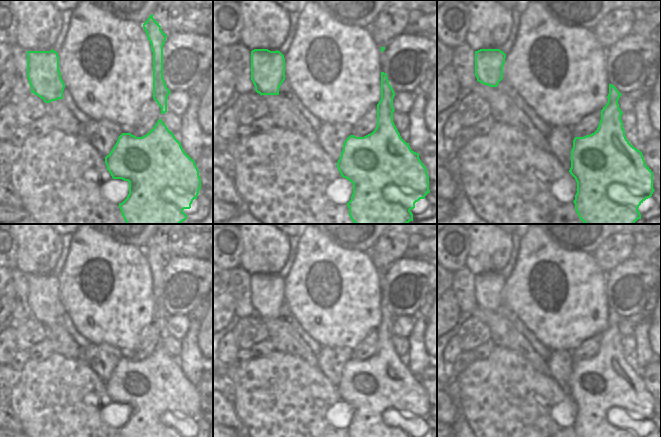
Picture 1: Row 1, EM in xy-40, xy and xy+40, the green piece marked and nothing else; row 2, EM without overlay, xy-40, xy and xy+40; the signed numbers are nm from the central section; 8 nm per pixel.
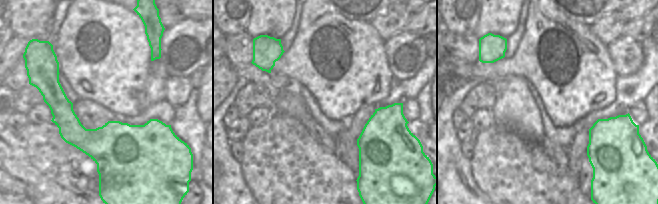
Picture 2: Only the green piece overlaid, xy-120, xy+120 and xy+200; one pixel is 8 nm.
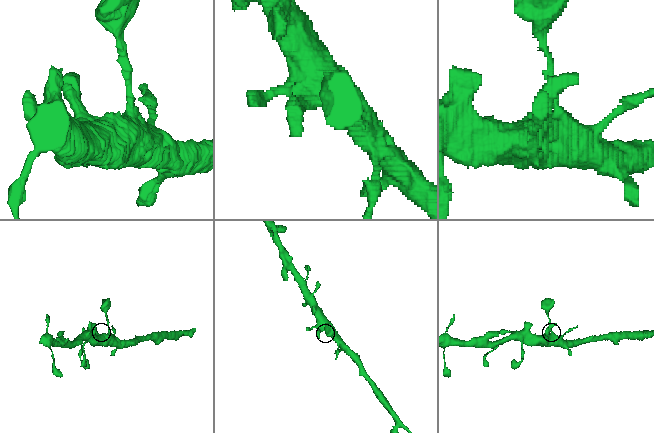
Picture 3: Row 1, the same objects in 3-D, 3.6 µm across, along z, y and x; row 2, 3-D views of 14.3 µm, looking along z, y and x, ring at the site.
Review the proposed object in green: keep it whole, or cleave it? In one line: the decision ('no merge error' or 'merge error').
no merge error

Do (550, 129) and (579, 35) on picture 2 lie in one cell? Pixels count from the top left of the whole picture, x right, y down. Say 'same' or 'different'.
different

